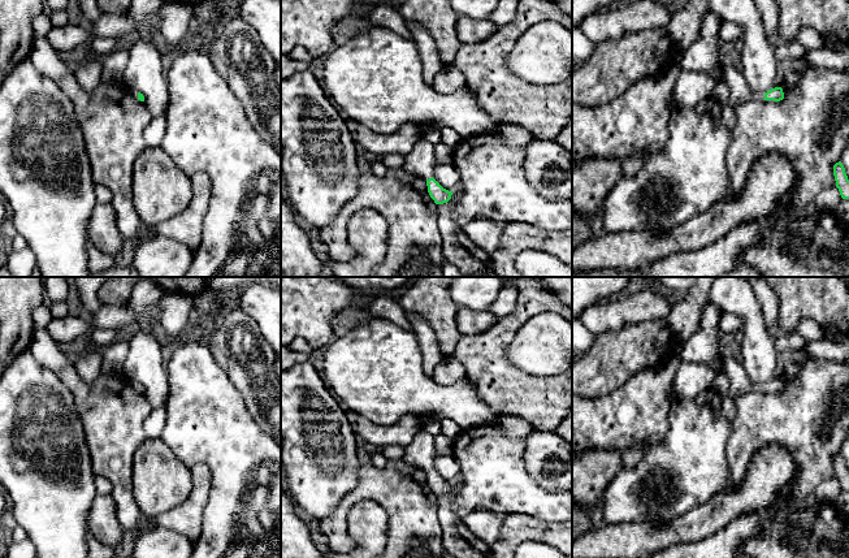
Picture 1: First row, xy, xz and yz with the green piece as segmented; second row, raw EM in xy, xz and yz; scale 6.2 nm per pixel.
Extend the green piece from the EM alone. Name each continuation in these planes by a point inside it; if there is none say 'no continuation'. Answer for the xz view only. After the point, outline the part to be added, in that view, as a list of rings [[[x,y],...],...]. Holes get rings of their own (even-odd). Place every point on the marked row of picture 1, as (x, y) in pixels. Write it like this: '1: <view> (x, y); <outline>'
1: xz (420, 160); [[[420,139],[413,148],[404,156],[403,169],[424,179],[433,177],[436,165],[434,144]]]

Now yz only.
1: yz (740, 91); [[[723,64],[723,82],[729,88],[729,105],[735,109],[736,105],[749,100],[763,100],[764,94],[755,92],[750,88],[741,69]]]

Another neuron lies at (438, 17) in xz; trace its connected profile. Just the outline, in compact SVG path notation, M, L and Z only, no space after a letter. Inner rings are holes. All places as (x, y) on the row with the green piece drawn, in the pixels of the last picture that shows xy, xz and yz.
M407 0L399 12L407 23L416 22L430 33L445 66L455 61L462 43L456 33L459 14L450 0Z

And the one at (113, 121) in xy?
M46 38L34 39L27 59L73 101L92 179L112 193L122 238L139 241L146 230L134 207L133 174L135 160L148 147L144 130L153 114L124 85L100 82L92 92L85 91Z

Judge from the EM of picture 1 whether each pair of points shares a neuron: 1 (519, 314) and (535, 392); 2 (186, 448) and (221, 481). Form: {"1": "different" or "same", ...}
{"1": "same", "2": "same"}

